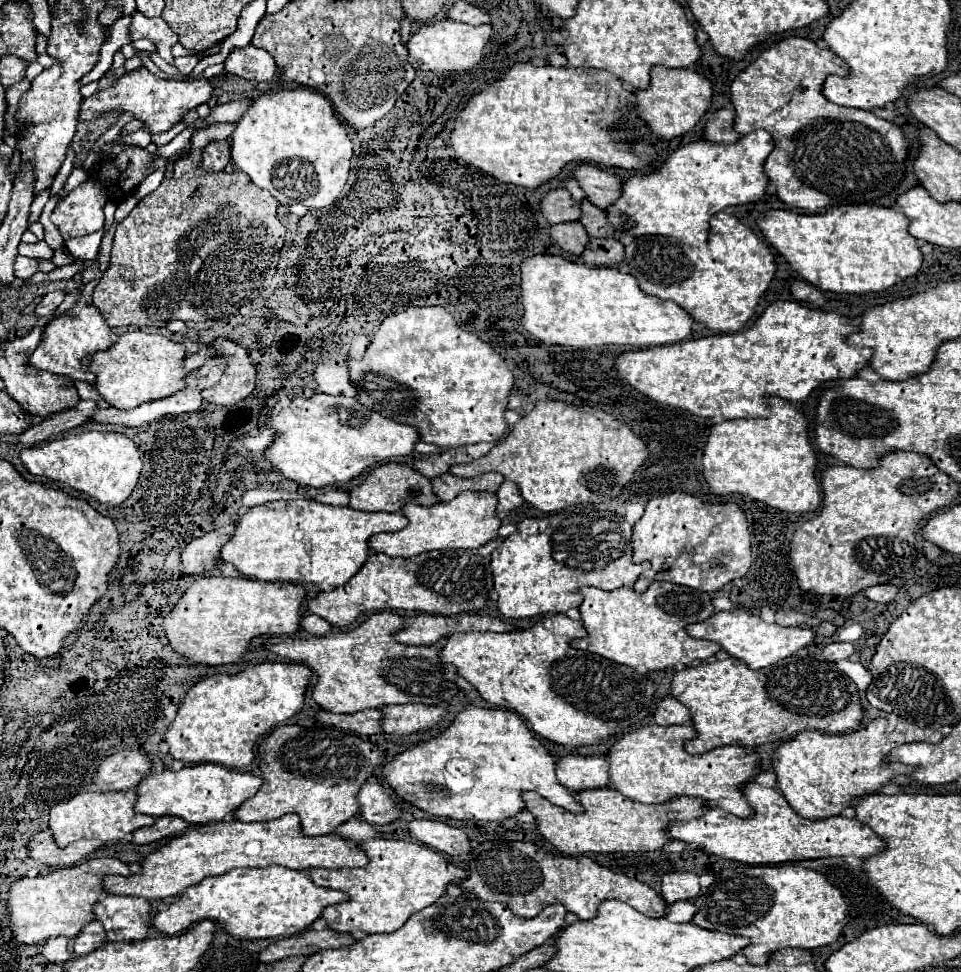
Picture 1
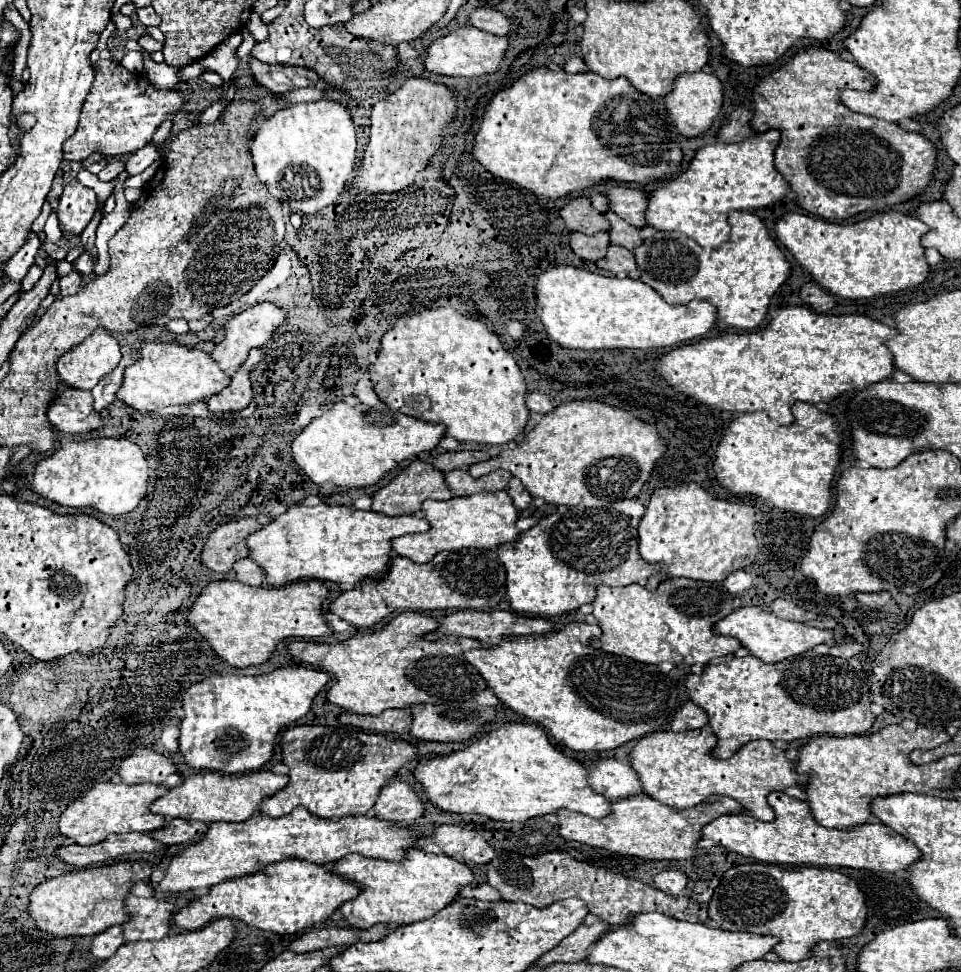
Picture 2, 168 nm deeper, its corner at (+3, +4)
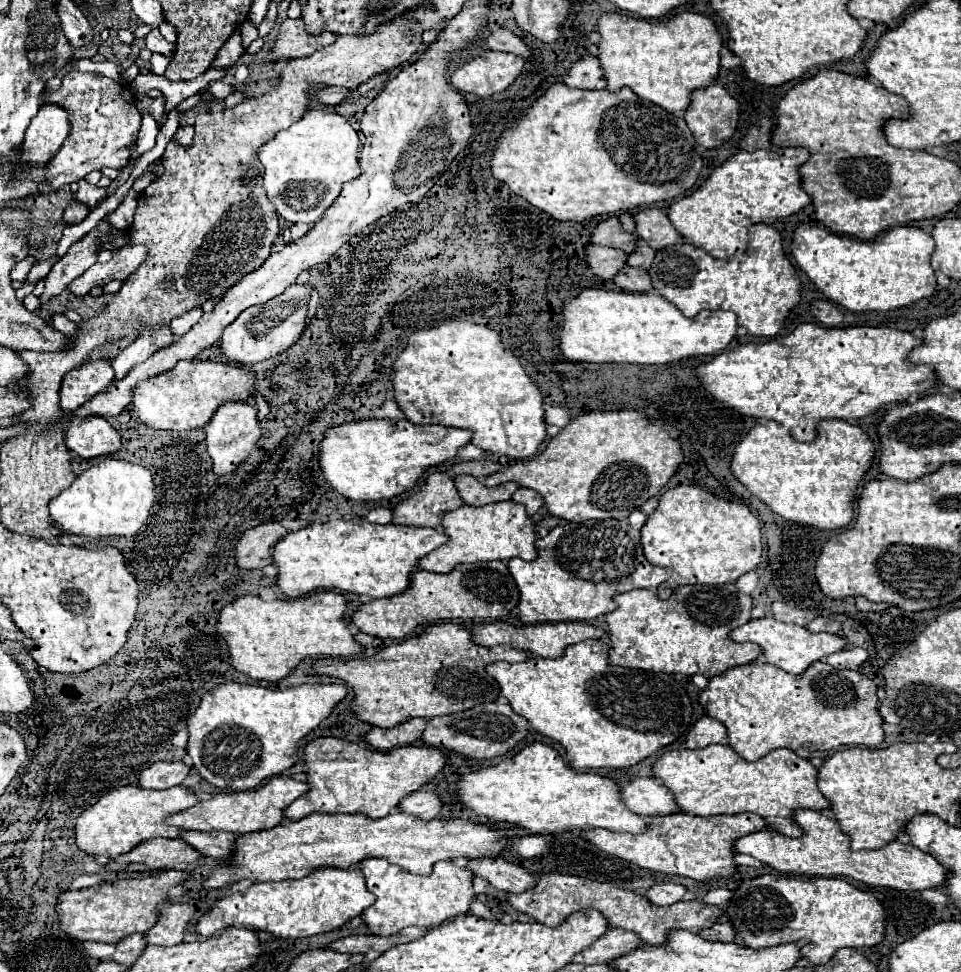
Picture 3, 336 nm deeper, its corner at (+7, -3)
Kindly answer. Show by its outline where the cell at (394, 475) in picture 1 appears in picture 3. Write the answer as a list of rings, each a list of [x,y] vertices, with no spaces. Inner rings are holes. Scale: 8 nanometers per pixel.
[[[434,472],[414,496],[394,508],[392,522],[406,526],[440,528],[442,516],[460,506],[464,506],[464,500],[456,490],[454,480],[444,472]]]

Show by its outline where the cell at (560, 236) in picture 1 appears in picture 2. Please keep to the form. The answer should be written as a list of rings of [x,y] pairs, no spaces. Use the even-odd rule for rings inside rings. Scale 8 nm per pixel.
[[[580,231],[570,233],[570,249],[584,261],[598,261],[606,255],[606,247],[610,245],[608,233],[600,231],[598,235],[582,235]]]

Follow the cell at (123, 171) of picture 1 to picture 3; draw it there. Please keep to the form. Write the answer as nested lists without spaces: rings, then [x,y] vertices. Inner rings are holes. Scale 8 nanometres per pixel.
[[[70,204],[64,212],[64,218],[66,218],[66,224],[80,224],[84,218],[88,216],[88,208],[84,204]]]

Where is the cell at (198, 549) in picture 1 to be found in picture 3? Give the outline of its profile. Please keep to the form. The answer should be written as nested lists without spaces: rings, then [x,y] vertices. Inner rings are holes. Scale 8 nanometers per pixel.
[[[268,522],[268,524],[270,528],[260,524],[242,534],[236,546],[238,568],[252,570],[272,564],[272,548],[284,534],[288,534],[288,530],[280,522]]]

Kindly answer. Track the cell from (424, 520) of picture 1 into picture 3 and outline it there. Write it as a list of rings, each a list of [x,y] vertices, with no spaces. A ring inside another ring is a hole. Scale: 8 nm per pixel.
[[[496,502],[488,506],[462,506],[454,512],[448,512],[442,518],[442,526],[450,536],[448,544],[432,550],[420,560],[420,568],[426,572],[440,572],[446,574],[454,570],[458,564],[472,564],[472,562],[488,562],[488,560],[534,560],[538,558],[536,550],[536,530],[532,518],[526,514],[524,506],[516,502]]]

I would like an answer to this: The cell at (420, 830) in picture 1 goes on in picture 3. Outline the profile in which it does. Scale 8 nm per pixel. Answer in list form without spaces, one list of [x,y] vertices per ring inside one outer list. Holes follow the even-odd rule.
[[[480,858],[480,860],[468,860],[468,868],[480,876],[486,878],[494,888],[502,892],[526,892],[536,886],[536,880],[532,874],[528,874],[522,866],[510,864],[504,858]]]

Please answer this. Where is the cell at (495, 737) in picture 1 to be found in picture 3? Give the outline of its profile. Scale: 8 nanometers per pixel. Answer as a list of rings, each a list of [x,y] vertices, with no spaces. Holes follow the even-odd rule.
[[[534,742],[500,764],[462,776],[458,796],[464,806],[488,820],[502,820],[524,826],[532,834],[554,834],[566,830],[606,828],[612,832],[646,832],[646,818],[630,812],[620,798],[616,780],[570,768],[562,756],[540,742]]]

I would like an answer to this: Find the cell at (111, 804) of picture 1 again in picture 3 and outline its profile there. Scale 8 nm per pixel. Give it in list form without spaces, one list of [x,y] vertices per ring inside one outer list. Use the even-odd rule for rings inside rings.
[[[122,786],[110,790],[102,796],[92,808],[84,810],[76,820],[76,844],[86,854],[100,854],[108,858],[118,858],[138,844],[162,836],[162,838],[178,838],[180,830],[166,824],[170,814],[182,812],[188,806],[194,806],[198,796],[194,796],[184,786],[174,786],[168,790],[142,790],[138,786]]]

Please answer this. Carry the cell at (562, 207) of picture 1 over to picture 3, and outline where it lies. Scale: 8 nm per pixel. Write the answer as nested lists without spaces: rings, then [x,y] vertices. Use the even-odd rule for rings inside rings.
[[[610,216],[610,218],[602,220],[602,222],[592,230],[590,242],[592,242],[592,244],[598,244],[598,246],[618,248],[618,250],[622,250],[622,252],[626,252],[626,254],[632,254],[632,252],[636,252],[638,236],[626,232],[626,230],[622,228],[618,216]]]

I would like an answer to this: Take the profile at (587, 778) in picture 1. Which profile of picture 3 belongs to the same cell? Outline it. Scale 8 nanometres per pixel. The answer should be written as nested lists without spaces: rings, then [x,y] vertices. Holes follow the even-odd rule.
[[[634,778],[630,782],[620,782],[622,800],[626,806],[640,816],[668,816],[682,812],[676,806],[674,794],[656,778]]]

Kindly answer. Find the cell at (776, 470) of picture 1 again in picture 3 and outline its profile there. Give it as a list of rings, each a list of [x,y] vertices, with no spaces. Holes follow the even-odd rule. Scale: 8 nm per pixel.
[[[760,420],[736,446],[732,472],[778,516],[820,530],[840,530],[854,518],[856,490],[872,466],[874,452],[872,438],[860,426],[844,420],[824,420],[814,442],[796,442],[786,426]]]

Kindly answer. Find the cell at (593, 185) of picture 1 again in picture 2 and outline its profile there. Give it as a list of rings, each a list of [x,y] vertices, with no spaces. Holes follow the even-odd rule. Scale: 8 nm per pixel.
[[[614,183],[608,193],[608,207],[618,217],[628,221],[634,227],[644,227],[644,209],[646,209],[646,195],[640,189]]]

